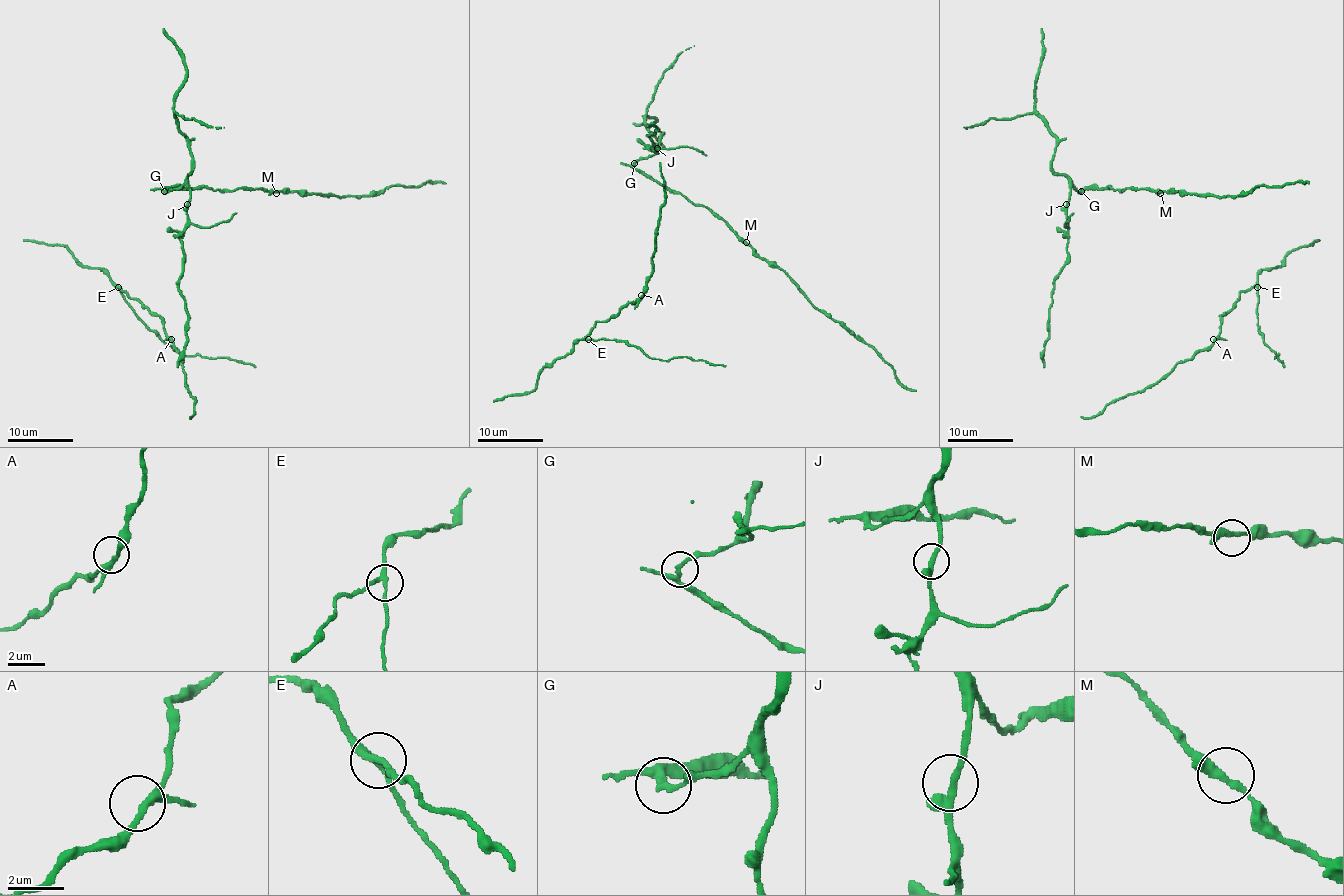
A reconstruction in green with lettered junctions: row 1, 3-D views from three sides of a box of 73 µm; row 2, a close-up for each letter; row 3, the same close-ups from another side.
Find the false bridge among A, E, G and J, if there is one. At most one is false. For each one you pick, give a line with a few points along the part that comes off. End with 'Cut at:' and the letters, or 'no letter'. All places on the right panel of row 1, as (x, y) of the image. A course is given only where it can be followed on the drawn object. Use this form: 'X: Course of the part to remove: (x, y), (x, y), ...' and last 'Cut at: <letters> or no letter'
G: Course of the part to remove: (1081, 191), (1109, 188), (1122, 191), (1132, 188), (1244, 196), (1257, 186), (1308, 183)
Cut at: G

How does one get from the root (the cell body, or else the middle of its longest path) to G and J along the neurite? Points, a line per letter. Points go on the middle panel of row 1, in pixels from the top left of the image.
G: (657, 130), (649, 137), (654, 148), (649, 150), (657, 148), (660, 151), (639, 158), (634, 163)
J: (657, 130), (649, 137), (654, 148), (649, 150), (657, 148)

